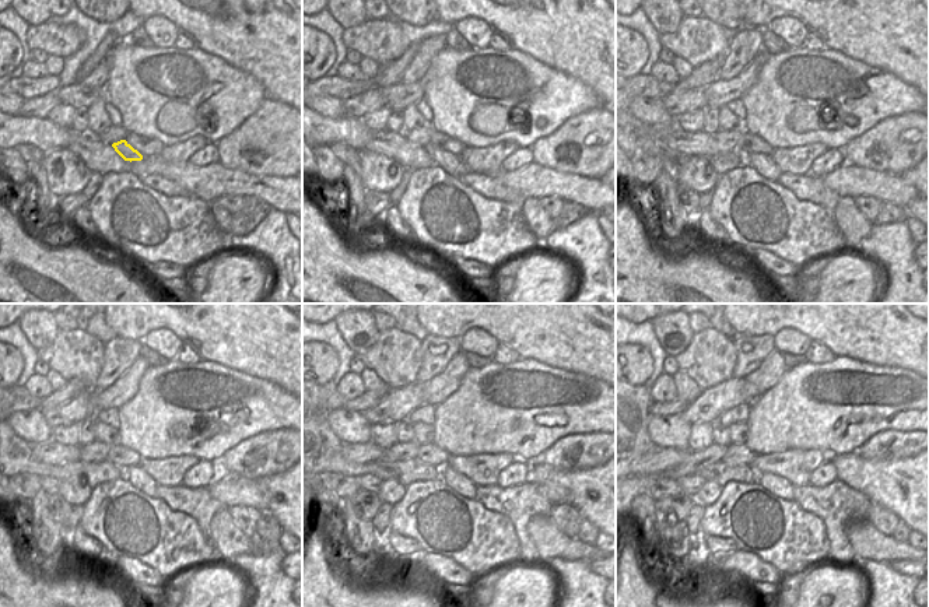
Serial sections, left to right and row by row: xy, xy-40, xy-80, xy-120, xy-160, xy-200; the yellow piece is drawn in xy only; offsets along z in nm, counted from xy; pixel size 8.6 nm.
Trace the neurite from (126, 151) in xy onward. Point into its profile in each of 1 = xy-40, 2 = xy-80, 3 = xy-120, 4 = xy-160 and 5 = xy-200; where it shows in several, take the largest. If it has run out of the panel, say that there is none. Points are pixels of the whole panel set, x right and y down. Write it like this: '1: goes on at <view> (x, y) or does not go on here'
1: goes on at xy-40 (452, 164)
2: goes on at xy-80 (763, 164)
3: goes on at xy-120 (137, 477)
4: goes on at xy-160 (465, 487)
5: goes on at xy-200 (778, 486)

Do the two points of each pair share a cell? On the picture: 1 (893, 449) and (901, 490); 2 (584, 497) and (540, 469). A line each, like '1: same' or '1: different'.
1: different
2: same

